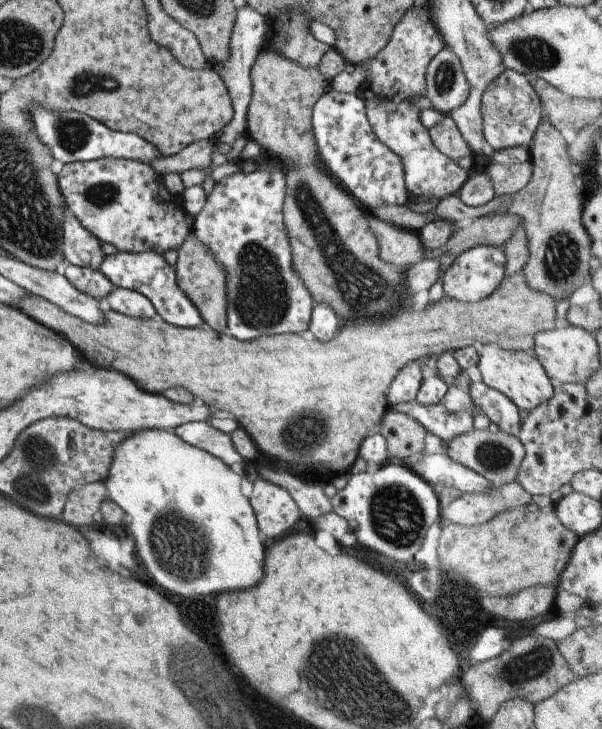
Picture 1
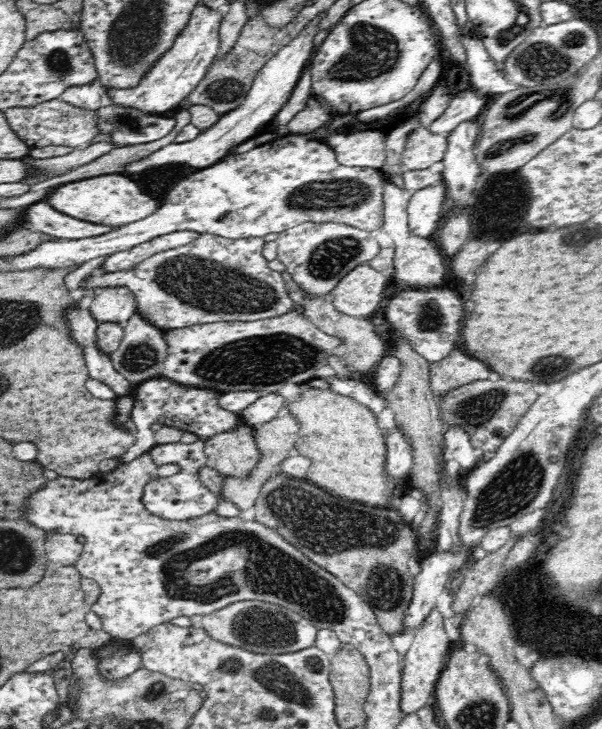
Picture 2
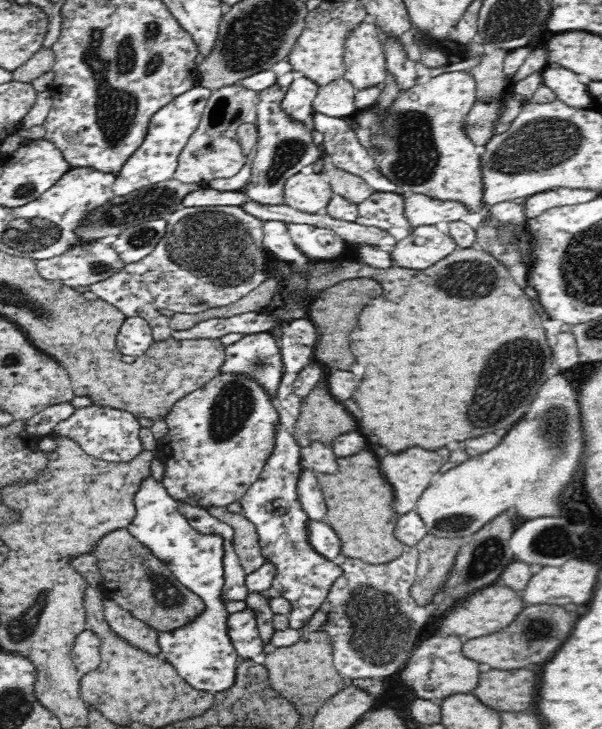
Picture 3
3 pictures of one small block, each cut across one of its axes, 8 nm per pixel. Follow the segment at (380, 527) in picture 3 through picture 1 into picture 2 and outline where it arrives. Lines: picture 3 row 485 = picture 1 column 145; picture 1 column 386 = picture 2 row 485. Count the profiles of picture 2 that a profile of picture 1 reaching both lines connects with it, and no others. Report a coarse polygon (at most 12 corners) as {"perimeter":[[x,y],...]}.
{"perimeter":[[302,382],[286,404],[312,480],[389,508],[414,490],[384,474],[387,444],[366,405]]}

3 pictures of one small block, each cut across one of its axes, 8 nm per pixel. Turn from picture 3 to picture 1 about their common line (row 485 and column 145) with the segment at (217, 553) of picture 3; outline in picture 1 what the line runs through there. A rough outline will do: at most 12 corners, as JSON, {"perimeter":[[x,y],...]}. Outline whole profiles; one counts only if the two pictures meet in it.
{"perimeter":[[26,107],[62,164],[112,157],[151,165],[162,150],[78,111]]}

